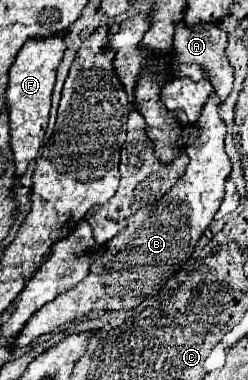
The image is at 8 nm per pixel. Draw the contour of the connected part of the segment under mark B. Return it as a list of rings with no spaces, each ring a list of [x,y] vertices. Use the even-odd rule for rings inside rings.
[[[212,93],[204,105],[202,117],[190,127],[190,137],[186,143],[190,165],[176,185],[162,199],[144,205],[128,217],[126,229],[108,243],[108,249],[102,249],[102,253],[96,255],[84,281],[74,285],[74,289],[60,293],[54,301],[50,301],[50,305],[44,305],[38,313],[34,313],[34,317],[30,317],[16,339],[16,347],[26,347],[36,337],[52,333],[60,325],[82,319],[92,311],[136,307],[144,297],[156,295],[164,281],[184,265],[184,259],[190,259],[200,235],[212,223],[220,207],[224,197],[224,181],[232,169],[224,151],[226,125],[218,115],[218,103],[218,95]]]

